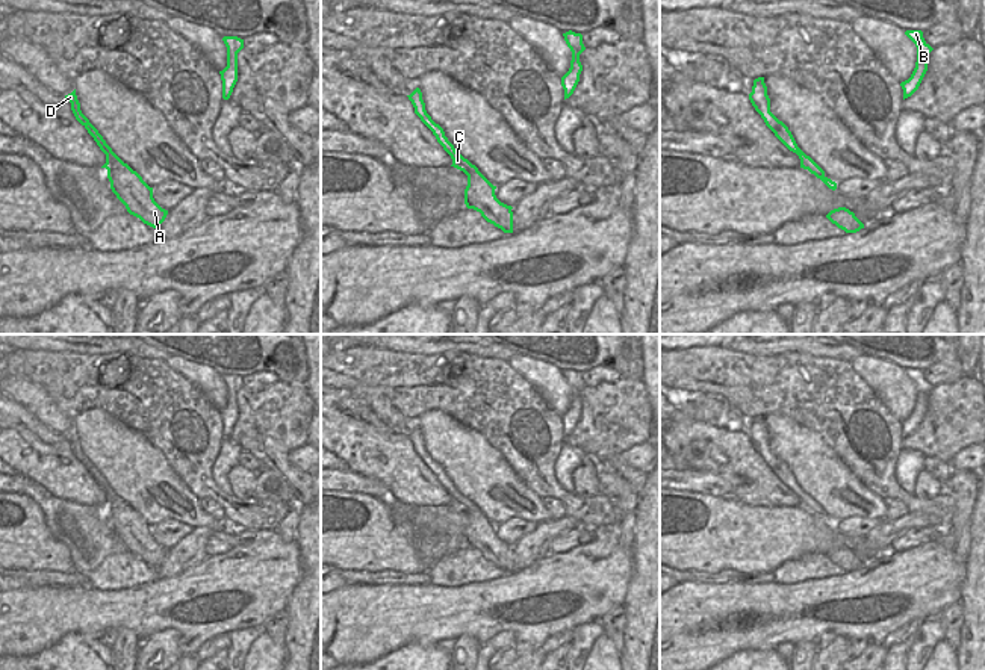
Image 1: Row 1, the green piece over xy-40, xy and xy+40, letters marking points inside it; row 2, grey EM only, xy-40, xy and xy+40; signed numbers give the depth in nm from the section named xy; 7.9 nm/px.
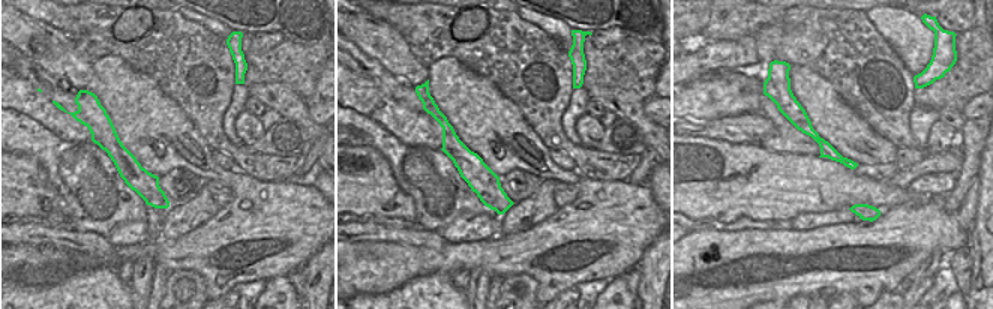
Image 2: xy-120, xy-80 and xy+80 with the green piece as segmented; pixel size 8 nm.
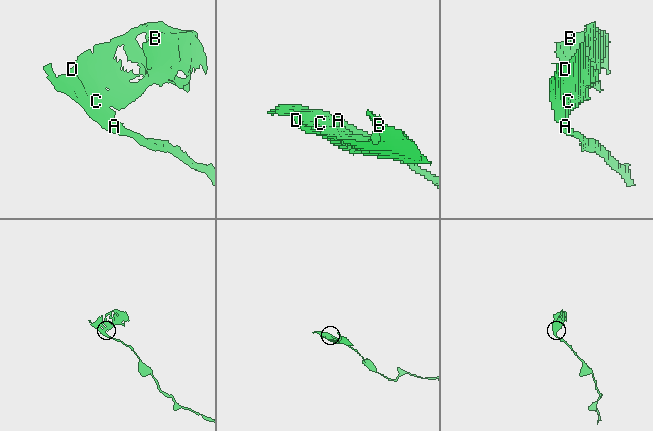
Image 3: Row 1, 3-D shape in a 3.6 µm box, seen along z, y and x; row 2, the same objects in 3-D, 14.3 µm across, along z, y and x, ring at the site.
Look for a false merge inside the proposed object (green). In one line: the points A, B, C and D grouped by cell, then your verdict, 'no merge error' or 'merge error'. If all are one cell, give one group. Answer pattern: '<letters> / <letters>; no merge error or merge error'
A C / B D; merge error

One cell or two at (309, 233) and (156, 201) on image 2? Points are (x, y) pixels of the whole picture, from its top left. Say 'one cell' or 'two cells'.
two cells

